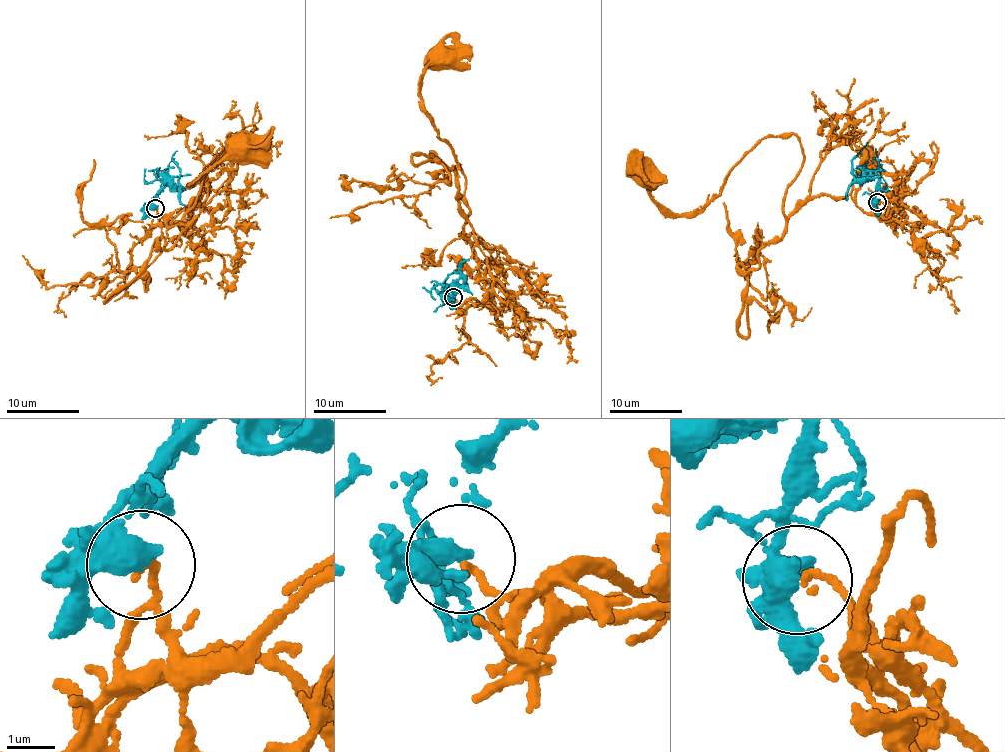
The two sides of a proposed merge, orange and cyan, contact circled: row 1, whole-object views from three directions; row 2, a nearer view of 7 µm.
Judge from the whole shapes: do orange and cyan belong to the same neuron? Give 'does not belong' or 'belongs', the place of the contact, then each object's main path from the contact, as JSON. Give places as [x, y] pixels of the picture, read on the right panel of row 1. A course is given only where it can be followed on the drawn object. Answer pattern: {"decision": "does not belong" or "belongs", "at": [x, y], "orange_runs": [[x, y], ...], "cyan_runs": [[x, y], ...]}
{"decision": "belongs", "at": [877, 202], "orange_runs": [[877, 202], [895, 209], [822, 195], [784, 215], [804, 156], [788, 134], [683, 215], [643, 175]], "cyan_runs": [[877, 202], [874, 195], [879, 180], [877, 176], [869, 175], [866, 179], [852, 175], [852, 161], [867, 142]]}

